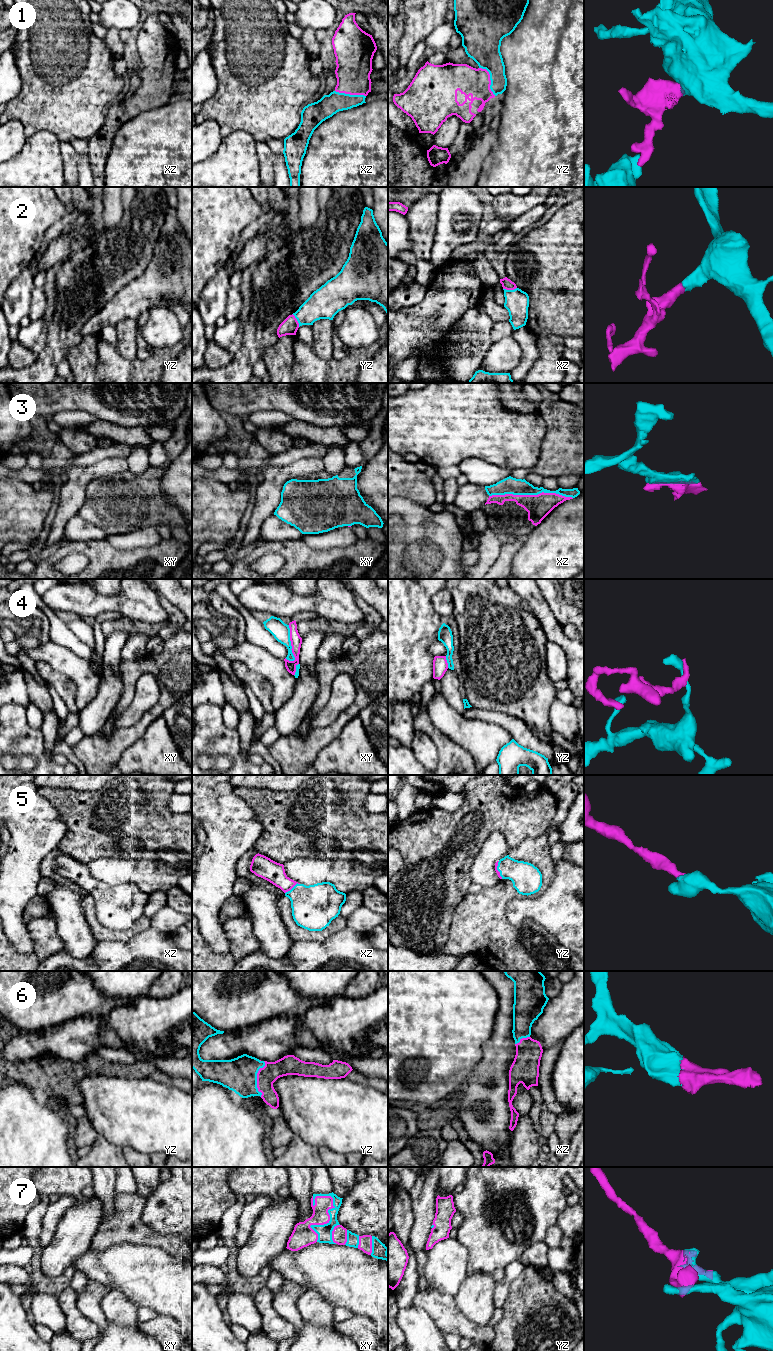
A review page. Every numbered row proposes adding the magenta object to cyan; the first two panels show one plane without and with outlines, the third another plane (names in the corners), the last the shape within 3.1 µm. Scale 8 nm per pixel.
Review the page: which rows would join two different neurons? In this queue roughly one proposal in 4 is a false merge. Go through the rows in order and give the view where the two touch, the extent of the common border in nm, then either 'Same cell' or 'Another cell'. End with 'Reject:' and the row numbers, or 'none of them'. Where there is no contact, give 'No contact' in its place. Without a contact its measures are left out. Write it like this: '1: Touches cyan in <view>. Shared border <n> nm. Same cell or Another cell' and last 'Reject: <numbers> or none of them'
1: Touches cyan in yz. Shared border 260 nm. Same cell
2: Touches cyan in xz. Shared border 110 nm. Same cell
3: Touches cyan in xz. Shared border 650 nm. Same cell
4: Touches cyan in xy. Shared border 300 nm. Another cell
5: Touches cyan in xz. Shared border 150 nm. Same cell
6: Touches cyan in yz. Shared border 280 nm. Same cell
7: Touches cyan in xy. Shared border 400 nm. Same cell
Reject: 4

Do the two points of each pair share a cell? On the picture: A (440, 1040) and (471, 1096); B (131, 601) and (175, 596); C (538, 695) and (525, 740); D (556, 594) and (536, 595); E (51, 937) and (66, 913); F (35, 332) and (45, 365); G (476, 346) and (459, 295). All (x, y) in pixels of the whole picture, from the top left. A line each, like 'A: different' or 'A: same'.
A: different
B: different
C: different
D: different
E: different
F: different
G: different

